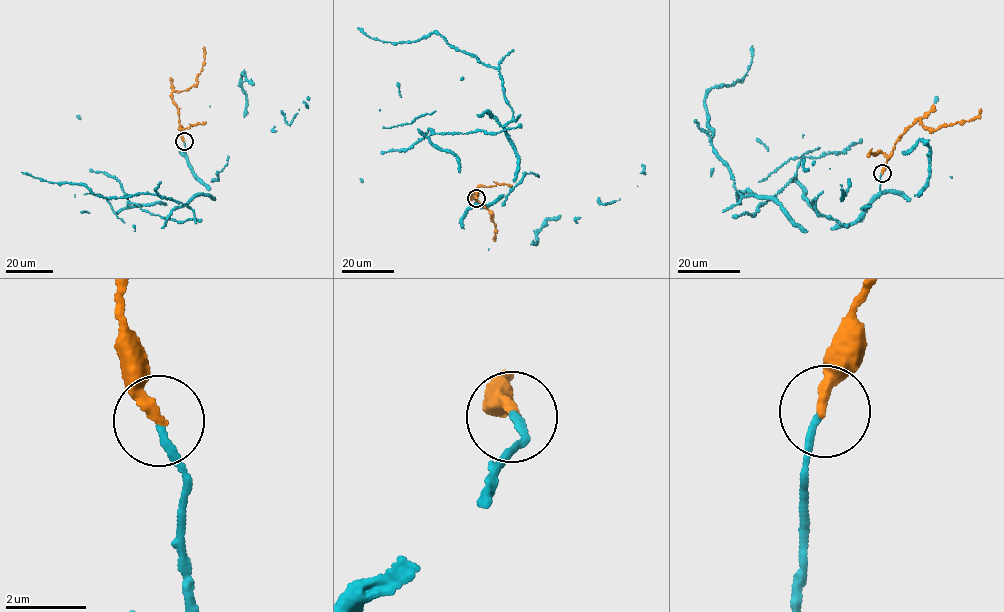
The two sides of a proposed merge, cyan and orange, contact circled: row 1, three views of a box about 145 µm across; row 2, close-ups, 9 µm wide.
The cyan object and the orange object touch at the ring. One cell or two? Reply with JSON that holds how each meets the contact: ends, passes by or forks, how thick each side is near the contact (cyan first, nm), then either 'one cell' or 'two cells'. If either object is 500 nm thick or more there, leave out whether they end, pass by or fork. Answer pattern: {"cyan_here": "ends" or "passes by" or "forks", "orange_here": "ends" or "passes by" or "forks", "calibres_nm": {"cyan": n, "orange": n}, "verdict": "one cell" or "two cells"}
{"cyan_here": "ends", "orange_here": "ends", "calibres_nm": {"cyan": 170, "orange": 280}, "verdict": "one cell"}

